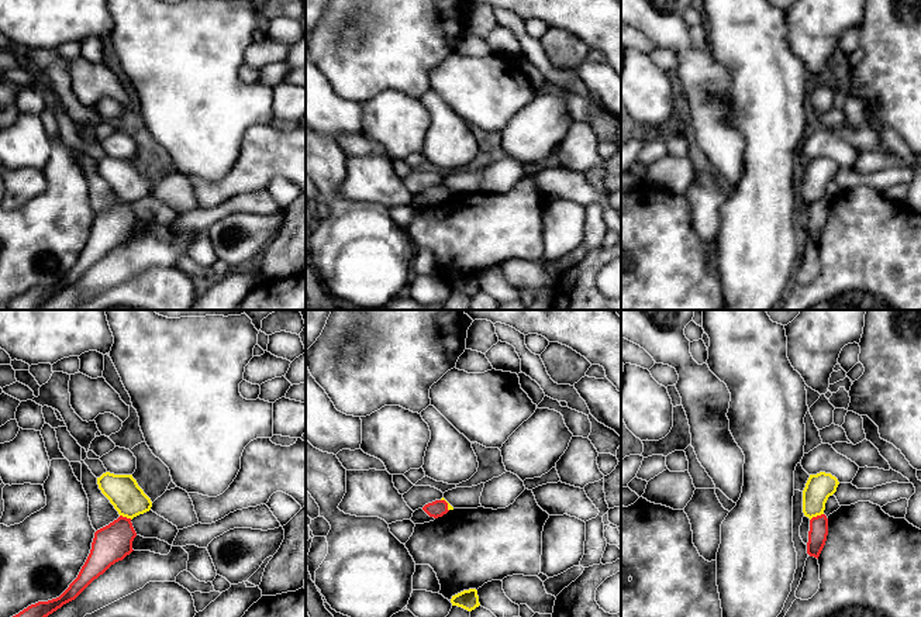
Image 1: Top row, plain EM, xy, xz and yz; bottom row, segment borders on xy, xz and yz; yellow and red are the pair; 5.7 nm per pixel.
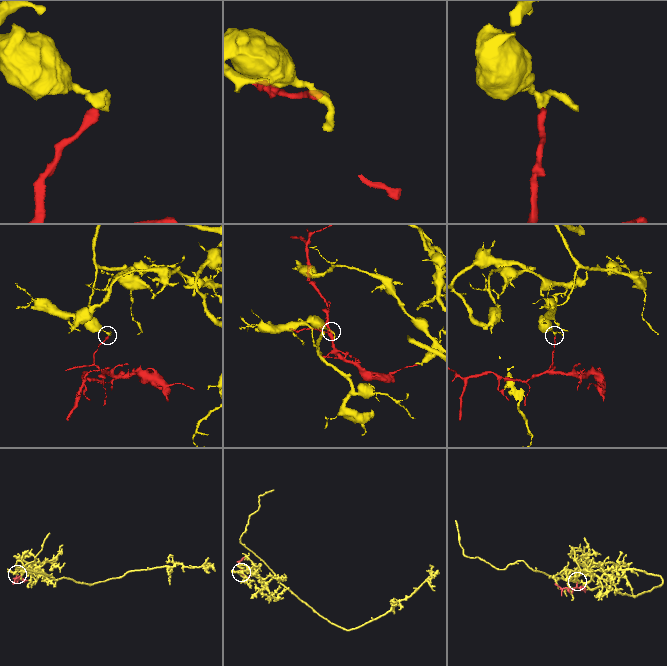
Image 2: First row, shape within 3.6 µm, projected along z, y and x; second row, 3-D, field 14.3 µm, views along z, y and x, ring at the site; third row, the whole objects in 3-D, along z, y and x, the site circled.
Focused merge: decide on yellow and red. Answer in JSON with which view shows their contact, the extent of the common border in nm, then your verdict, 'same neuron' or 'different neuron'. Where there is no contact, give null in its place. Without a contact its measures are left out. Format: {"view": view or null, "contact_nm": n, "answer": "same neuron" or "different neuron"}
{"view": "yz", "contact_nm": 90, "answer": "different neuron"}

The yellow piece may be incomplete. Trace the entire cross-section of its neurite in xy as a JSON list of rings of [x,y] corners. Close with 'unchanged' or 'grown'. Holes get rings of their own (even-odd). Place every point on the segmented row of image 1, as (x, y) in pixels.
[[[110,472],[97,478],[101,493],[110,500],[120,516],[134,518],[151,510],[152,501],[138,486],[132,475]]]; unchanged

